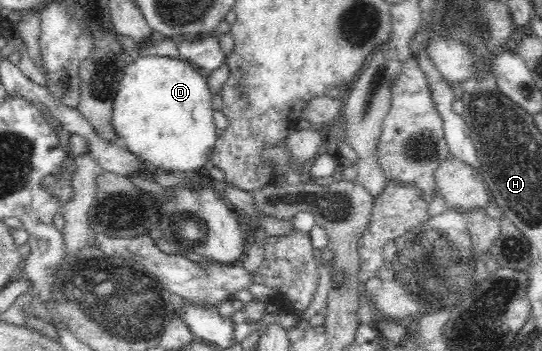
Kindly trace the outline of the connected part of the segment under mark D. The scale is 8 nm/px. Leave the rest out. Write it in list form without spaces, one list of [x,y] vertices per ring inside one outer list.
[[[164,55],[134,56],[113,101],[113,127],[127,149],[167,173],[195,173],[209,166],[217,141],[207,74],[196,64]]]

